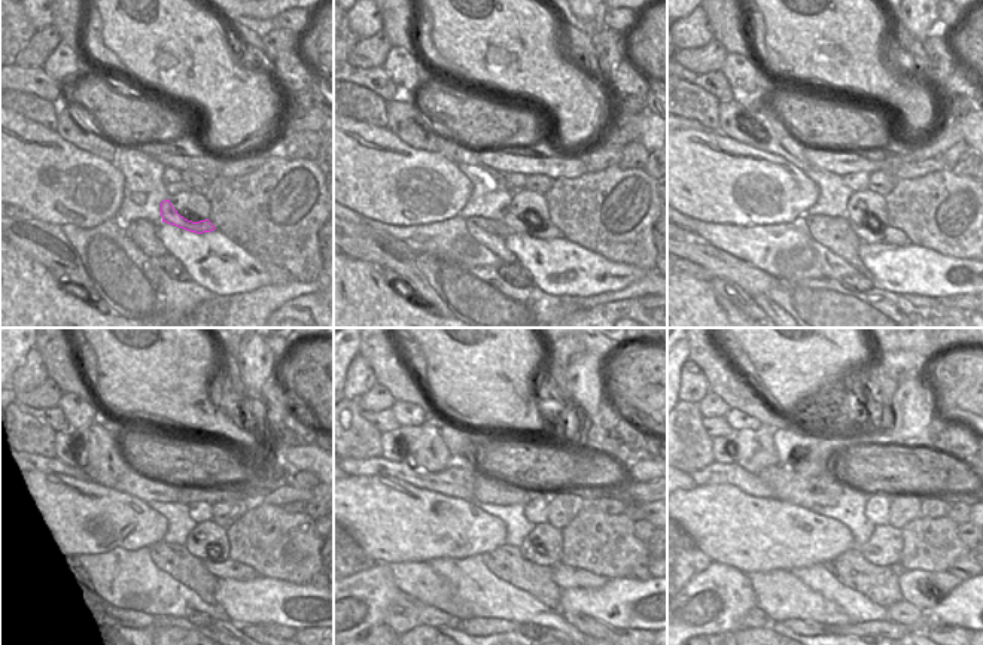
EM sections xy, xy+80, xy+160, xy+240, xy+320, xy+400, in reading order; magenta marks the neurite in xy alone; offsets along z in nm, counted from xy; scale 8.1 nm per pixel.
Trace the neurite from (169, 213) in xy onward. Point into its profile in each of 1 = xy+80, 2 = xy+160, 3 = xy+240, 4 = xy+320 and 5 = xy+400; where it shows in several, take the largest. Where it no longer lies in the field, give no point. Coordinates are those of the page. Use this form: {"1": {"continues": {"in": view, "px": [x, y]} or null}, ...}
{"1": {"continues": {"in": "xy+80", "px": [541, 230]}}, "2": {"continues": {"in": "xy+160", "px": [879, 236]}}, "3": {"continues": {"in": "xy+240", "px": [228, 569]}}, "4": {"continues": {"in": "xy+320", "px": [565, 577]}}, "5": {"continues": {"in": "xy+400", "px": [925, 590]}}}

